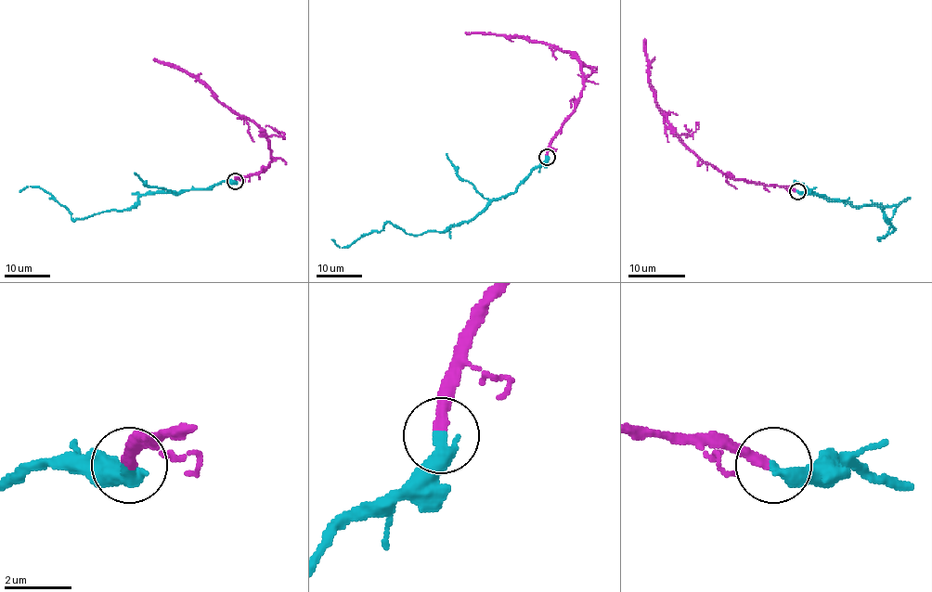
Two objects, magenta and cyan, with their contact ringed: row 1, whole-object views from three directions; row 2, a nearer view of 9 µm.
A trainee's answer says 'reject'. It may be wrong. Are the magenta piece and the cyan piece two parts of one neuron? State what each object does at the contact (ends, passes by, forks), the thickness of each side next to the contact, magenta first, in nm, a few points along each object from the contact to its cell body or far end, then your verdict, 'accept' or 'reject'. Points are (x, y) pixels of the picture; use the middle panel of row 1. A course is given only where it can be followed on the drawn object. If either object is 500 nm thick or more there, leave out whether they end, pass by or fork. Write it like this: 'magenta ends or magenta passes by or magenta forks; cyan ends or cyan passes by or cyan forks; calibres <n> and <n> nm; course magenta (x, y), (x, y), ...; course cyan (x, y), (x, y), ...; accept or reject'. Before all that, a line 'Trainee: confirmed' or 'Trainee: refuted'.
Trainee: refuted
magenta ends; cyan ends; calibres 280 and 440 nm; course magenta (547, 156), (551, 138), (574, 109), (583, 88), (579, 63), (568, 52), (520, 35), (465, 32); course cyan (547, 157), (513, 192), (445, 231), (410, 235), (387, 222), (350, 245), (339, 247), (331, 239); accept

